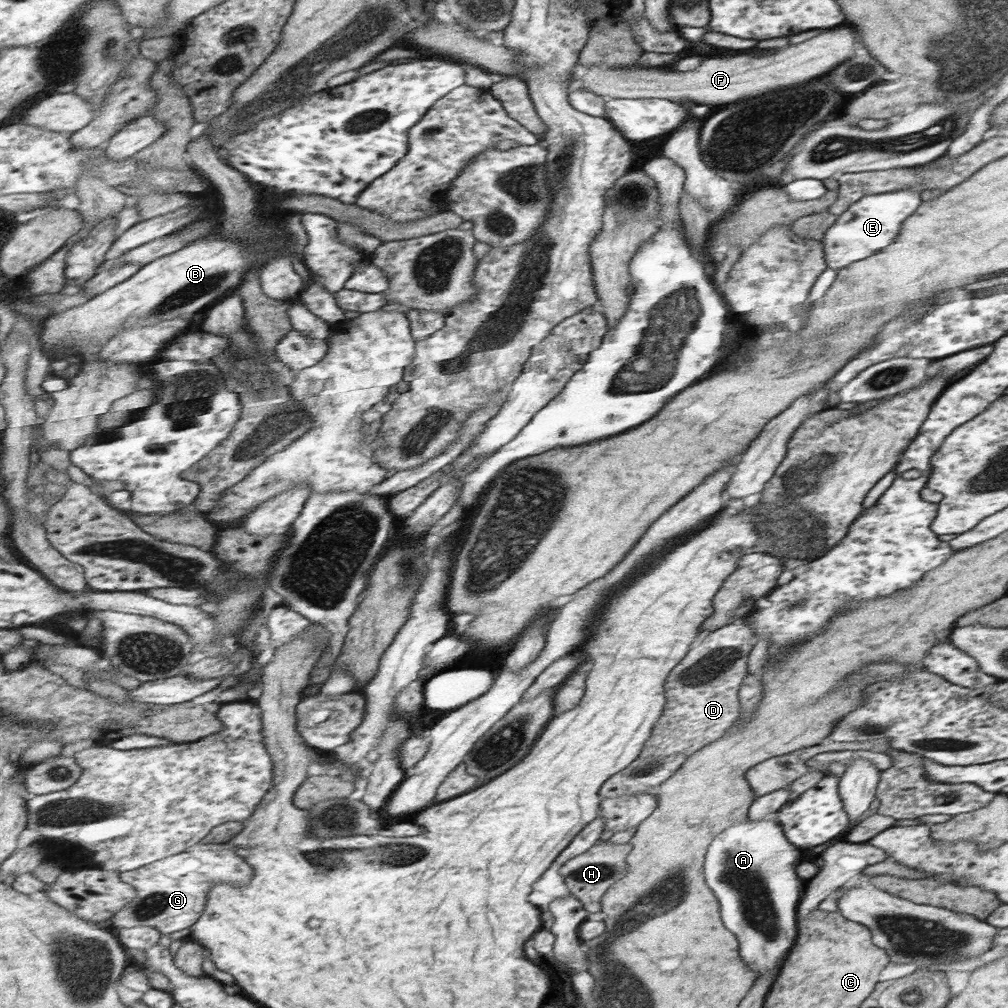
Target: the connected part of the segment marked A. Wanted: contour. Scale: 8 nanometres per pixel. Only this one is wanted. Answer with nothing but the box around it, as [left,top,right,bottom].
[705,817,801,977]

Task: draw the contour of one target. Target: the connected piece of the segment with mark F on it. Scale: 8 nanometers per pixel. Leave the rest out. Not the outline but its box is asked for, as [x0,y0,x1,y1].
[569,28,857,110]

